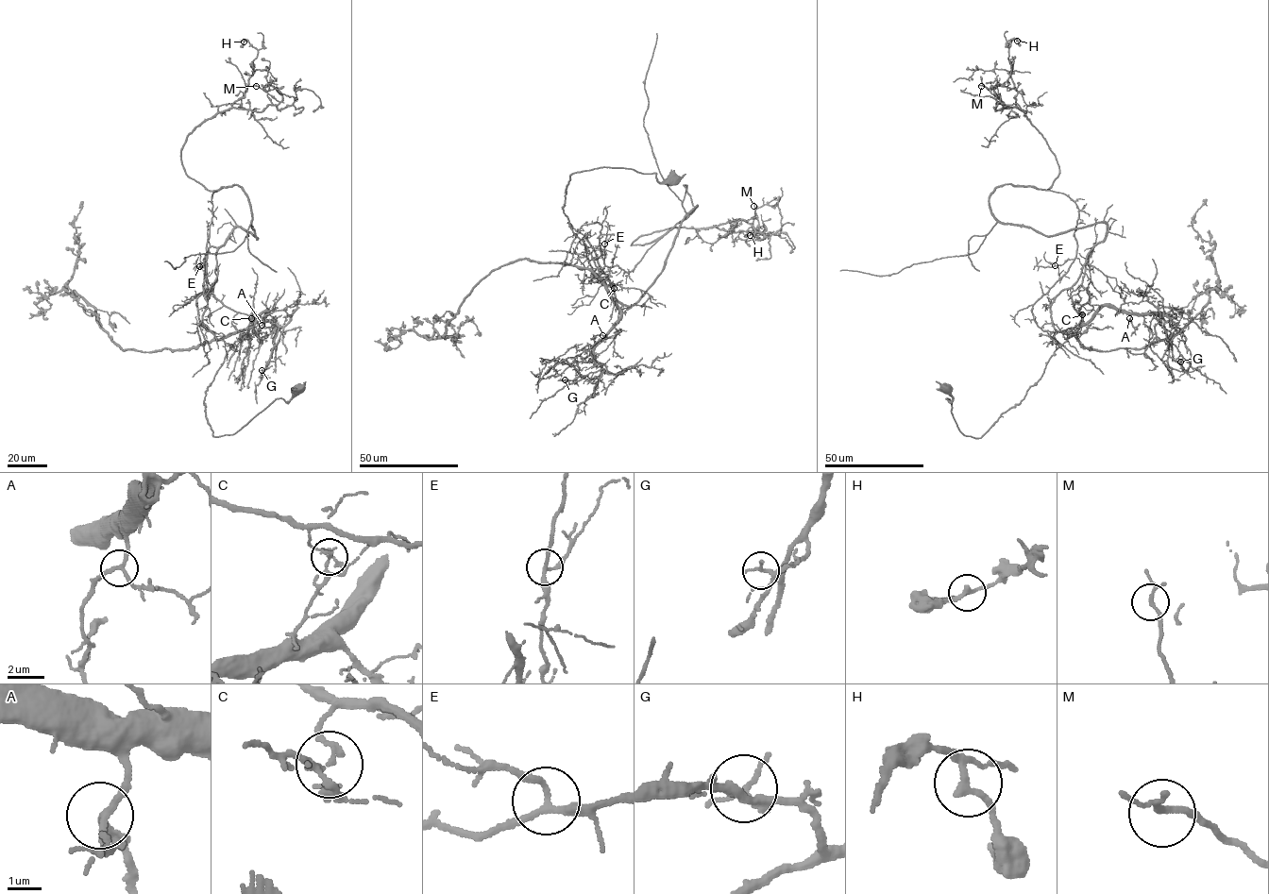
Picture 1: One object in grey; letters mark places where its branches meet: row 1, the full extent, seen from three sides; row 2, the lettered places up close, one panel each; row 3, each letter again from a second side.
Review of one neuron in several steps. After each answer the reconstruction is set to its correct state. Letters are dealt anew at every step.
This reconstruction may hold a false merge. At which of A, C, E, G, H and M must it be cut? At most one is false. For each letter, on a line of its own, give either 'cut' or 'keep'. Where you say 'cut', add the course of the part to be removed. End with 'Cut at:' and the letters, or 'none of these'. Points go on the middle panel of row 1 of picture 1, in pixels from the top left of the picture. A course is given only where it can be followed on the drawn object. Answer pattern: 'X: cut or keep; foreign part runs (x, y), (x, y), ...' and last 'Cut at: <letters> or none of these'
A: keep
C: cut; foreign part runs (614, 288), (592, 270), (634, 304), (696, 206), (631, 244), (738, 219), (786, 239)
E: keep
G: keep
H: keep
M: keep
Cut at: C

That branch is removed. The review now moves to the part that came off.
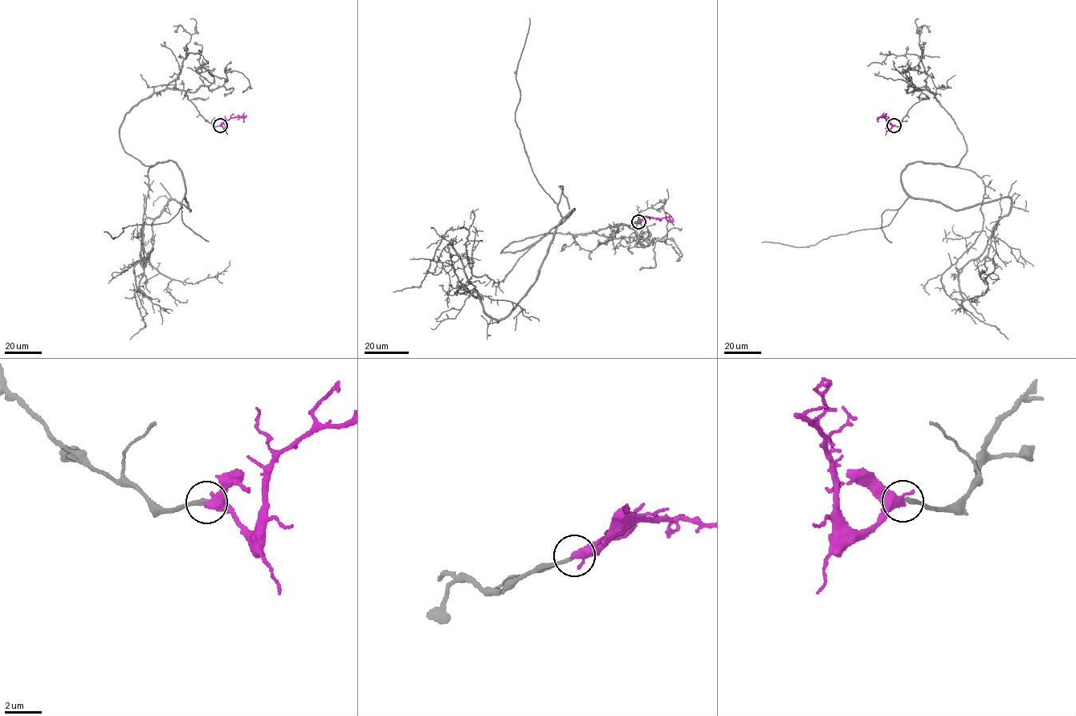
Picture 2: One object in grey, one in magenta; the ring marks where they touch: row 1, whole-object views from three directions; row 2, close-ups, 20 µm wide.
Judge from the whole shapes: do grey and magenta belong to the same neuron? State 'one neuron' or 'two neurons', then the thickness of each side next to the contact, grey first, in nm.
two neurons; calibres 200 and 500 nm

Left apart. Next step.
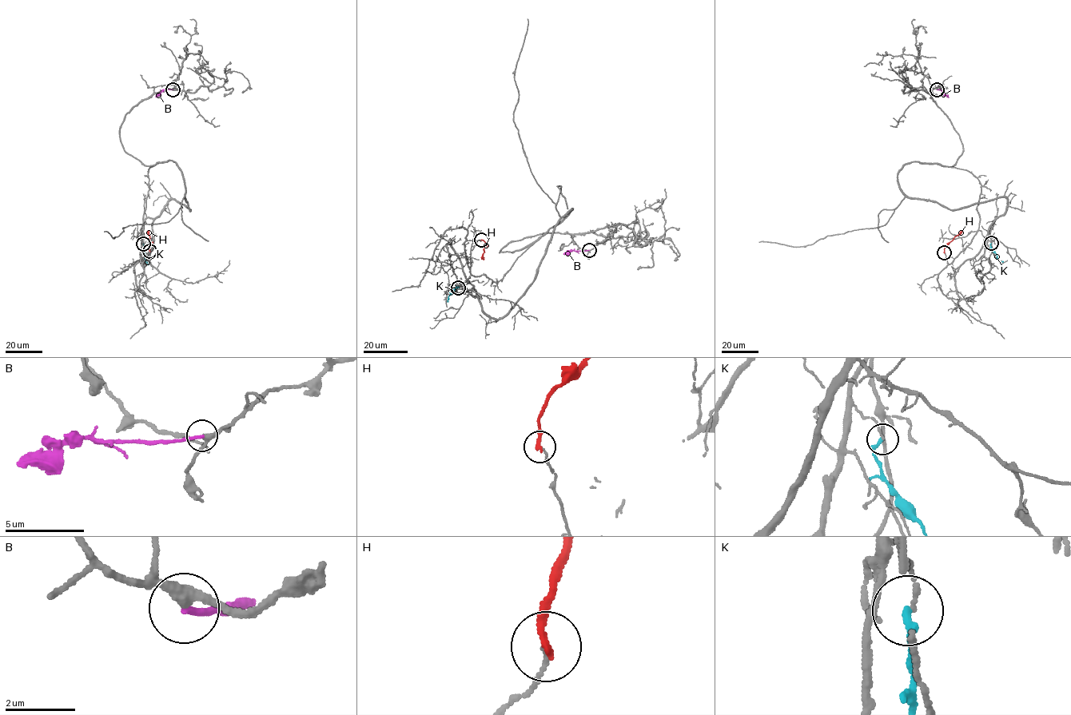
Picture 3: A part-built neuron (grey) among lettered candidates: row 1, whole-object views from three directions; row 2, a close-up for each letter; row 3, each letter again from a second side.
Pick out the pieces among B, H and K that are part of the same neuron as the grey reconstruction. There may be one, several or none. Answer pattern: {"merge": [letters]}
{"merge": []}

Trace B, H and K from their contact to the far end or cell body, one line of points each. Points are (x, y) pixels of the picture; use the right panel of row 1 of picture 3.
B: (937, 89), (941, 89), (948, 97)
H: (944, 252), (946, 244), (961, 230)
K: (991, 243), (991, 248), (997, 260), (1002, 260)

